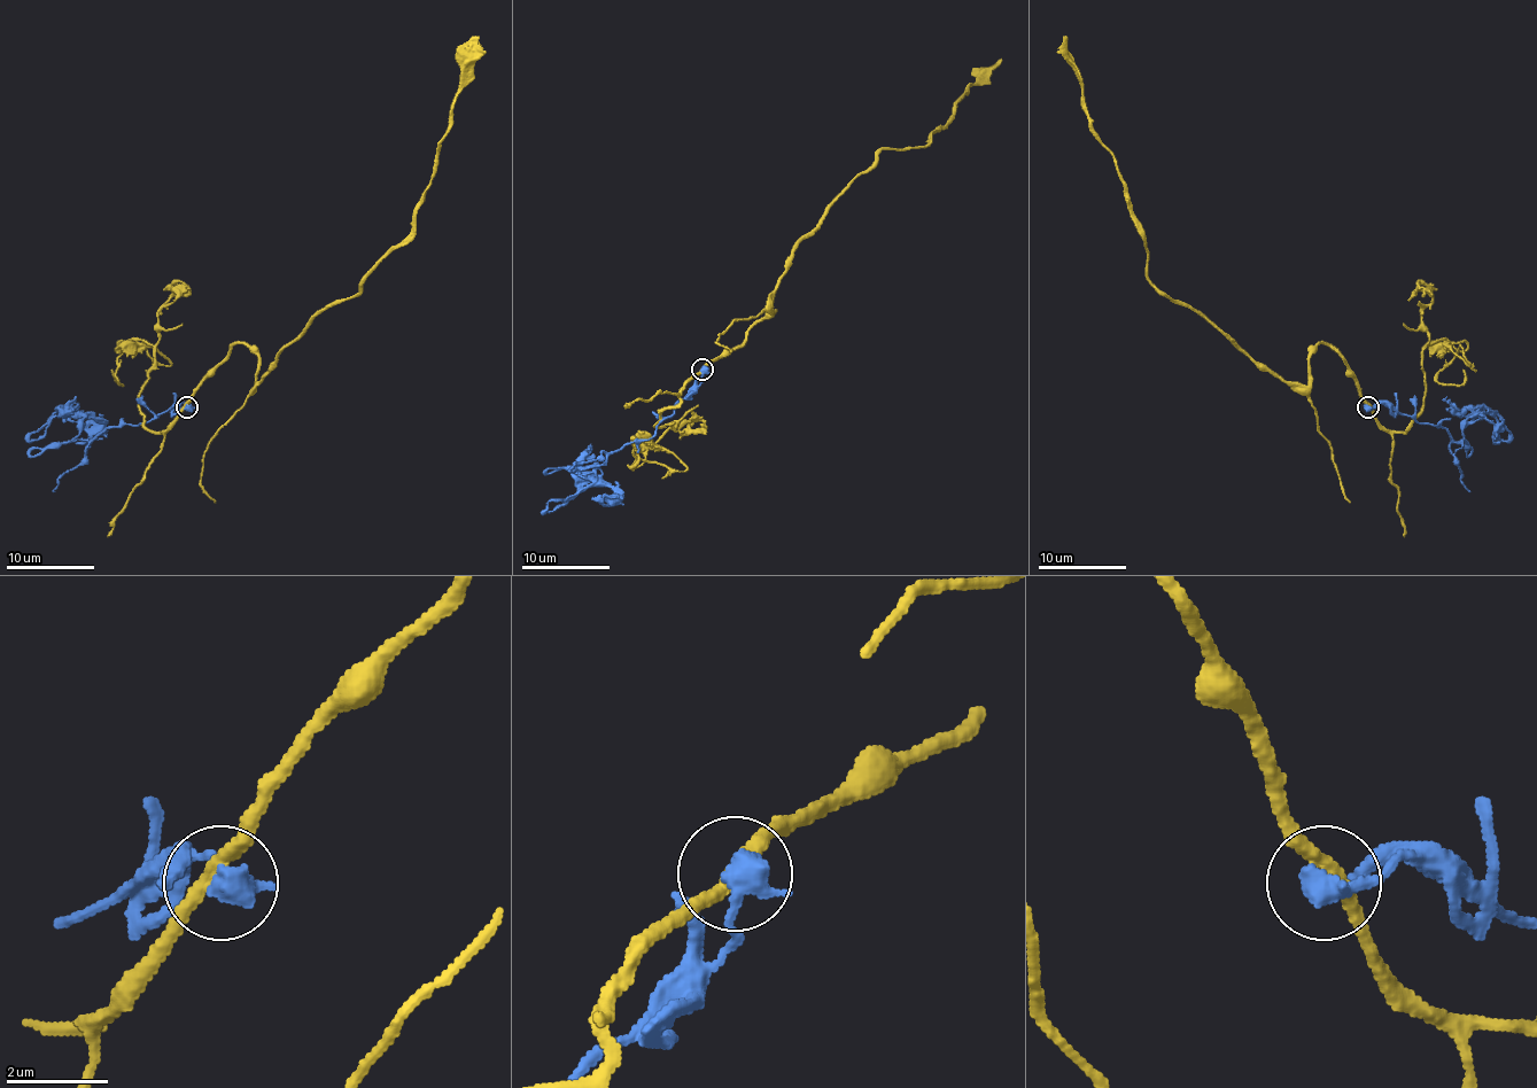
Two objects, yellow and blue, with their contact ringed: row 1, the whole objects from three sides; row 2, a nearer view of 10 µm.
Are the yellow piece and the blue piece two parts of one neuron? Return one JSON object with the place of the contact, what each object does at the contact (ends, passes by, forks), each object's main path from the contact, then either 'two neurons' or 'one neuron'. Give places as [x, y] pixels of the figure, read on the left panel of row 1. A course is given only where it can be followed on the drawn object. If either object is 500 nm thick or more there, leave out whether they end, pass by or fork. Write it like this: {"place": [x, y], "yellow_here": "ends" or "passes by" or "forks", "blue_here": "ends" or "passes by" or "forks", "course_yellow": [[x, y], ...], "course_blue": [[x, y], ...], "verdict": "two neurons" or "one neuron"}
{"place": [186, 408], "course_yellow": [[187, 406], [240, 342], [257, 356], [255, 385], [319, 311], [359, 292], [411, 232], [479, 37]], "course_blue": [[187, 406], [176, 402], [147, 422], [109, 427], [90, 442], [78, 435], [74, 416], [61, 413], [25, 442]], "verdict": "one neuron"}

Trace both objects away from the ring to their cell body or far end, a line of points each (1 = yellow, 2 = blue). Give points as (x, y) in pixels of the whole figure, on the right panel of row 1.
1: (1368, 406), (1328, 344), (1309, 356), (1309, 382), (1288, 385), (1147, 276), (1142, 232), (1063, 37)
2: (1368, 406), (1388, 402), (1419, 422), (1441, 427), (1457, 442), (1474, 416), (1490, 413), (1510, 430), (1510, 442)

